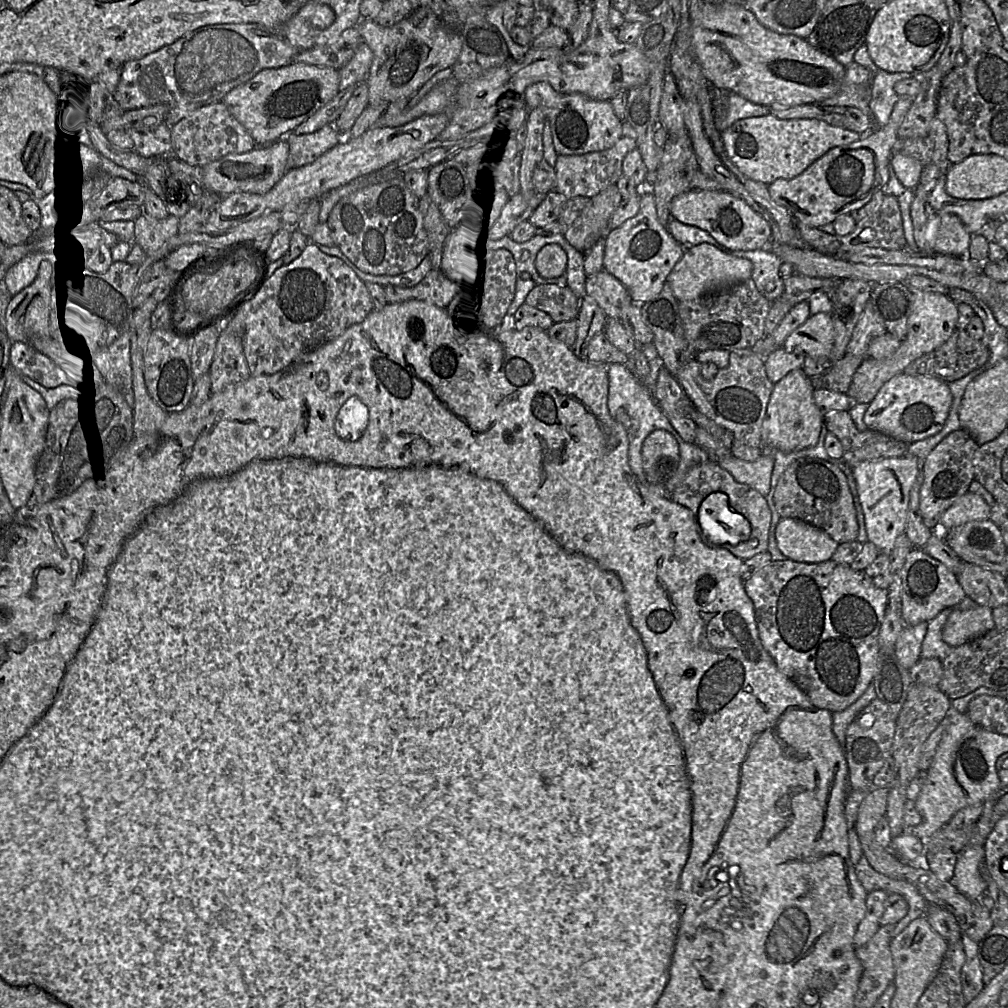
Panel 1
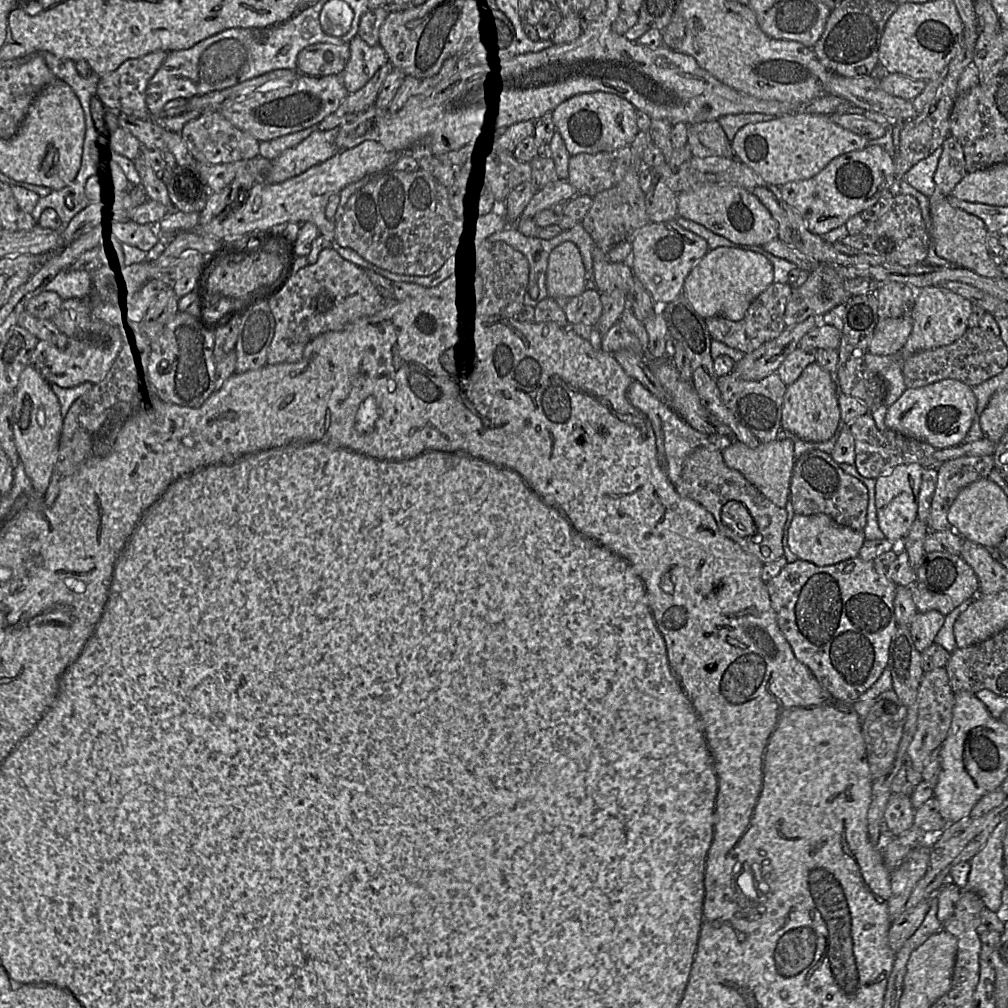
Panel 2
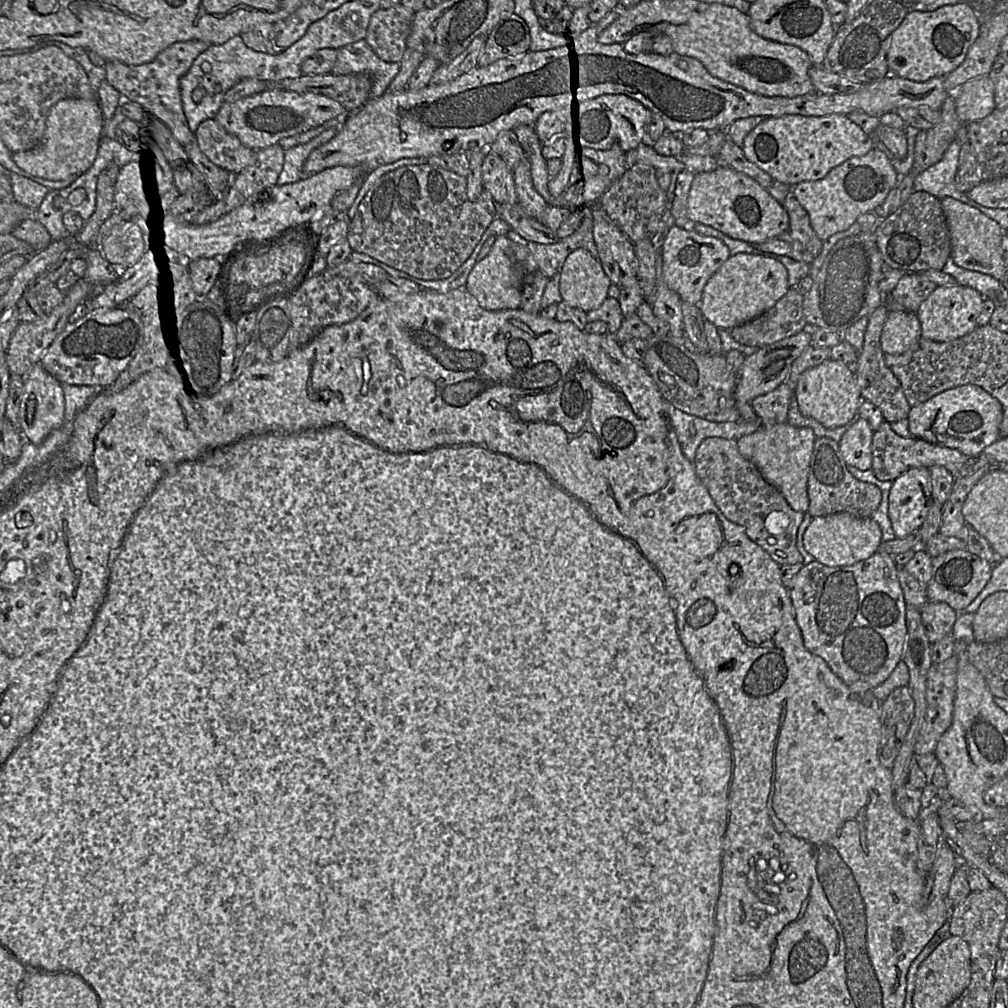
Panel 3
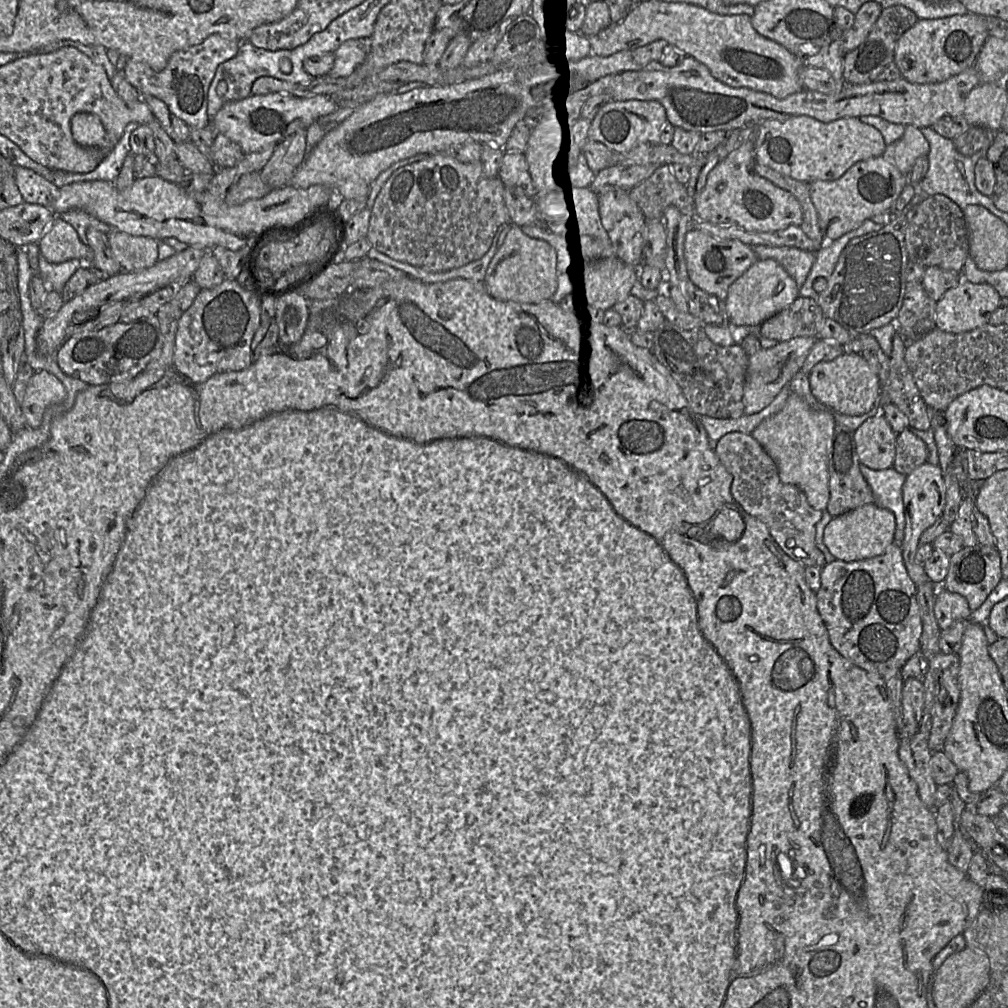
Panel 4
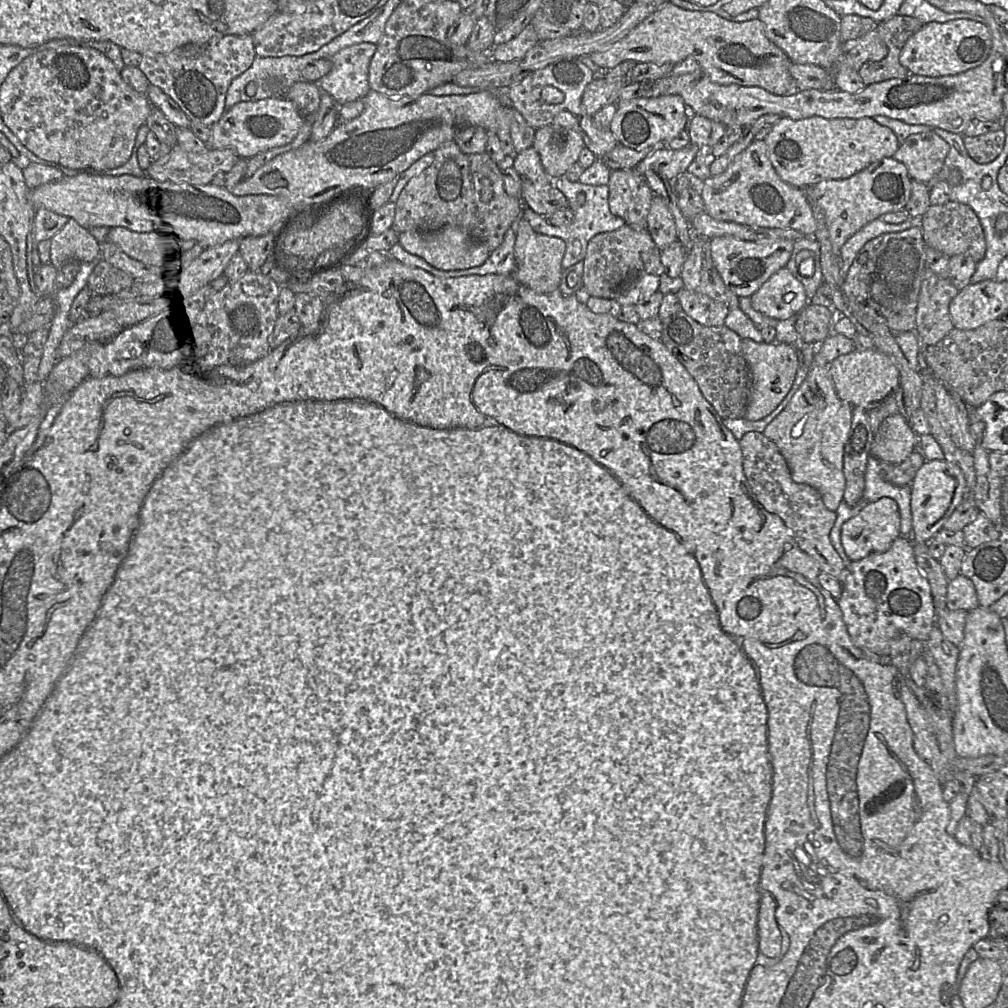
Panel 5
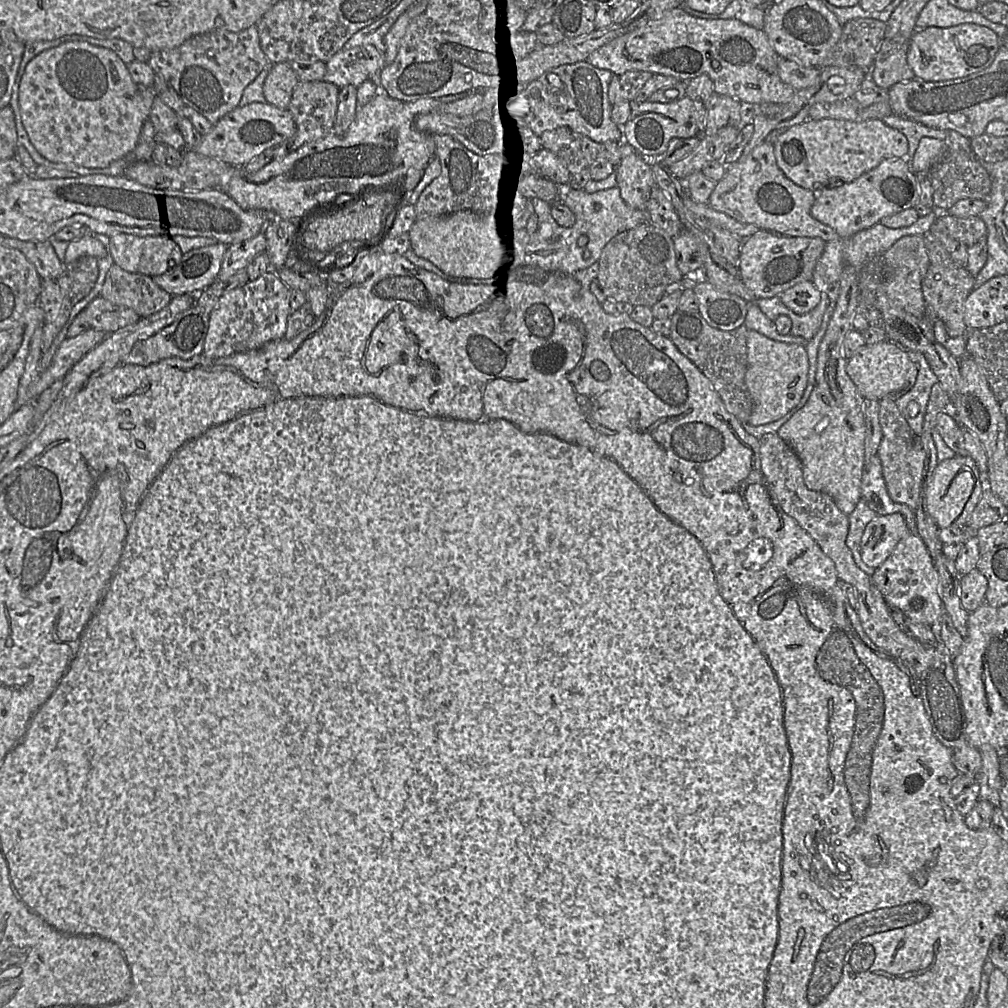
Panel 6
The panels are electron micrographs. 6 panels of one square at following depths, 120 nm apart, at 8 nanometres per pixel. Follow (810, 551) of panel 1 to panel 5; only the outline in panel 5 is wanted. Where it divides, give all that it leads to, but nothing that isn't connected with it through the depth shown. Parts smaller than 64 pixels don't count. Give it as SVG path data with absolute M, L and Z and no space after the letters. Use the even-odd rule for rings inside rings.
M889 498L867 502L864 508L856 516L847 520L841 528L841 544L847 557L853 562L886 552L900 536L899 508L896 502Z

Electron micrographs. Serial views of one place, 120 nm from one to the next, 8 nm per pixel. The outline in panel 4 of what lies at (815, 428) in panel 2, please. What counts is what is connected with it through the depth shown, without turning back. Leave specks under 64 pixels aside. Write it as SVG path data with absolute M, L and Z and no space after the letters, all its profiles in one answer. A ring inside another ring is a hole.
M843 354L831 361L816 364L808 373L814 398L832 413L860 416L877 406L881 388L877 374L859 354Z

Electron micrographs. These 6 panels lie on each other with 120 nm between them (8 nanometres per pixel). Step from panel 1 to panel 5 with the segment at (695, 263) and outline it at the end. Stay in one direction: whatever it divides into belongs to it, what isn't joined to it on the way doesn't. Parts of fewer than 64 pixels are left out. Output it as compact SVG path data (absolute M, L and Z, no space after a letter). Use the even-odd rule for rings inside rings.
M786 268L774 273L750 301L754 310L776 320L796 316L809 303L803 284Z

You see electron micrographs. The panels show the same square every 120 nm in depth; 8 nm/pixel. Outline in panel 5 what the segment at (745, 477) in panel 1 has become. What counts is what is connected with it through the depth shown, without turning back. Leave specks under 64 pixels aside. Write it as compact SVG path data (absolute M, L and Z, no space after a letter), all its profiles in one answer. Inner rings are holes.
M829 363L812 365L788 405L763 431L763 435L776 444L785 458L793 481L816 489L826 508L835 512L843 502L846 484L843 454L852 412L853 407L837 395Z

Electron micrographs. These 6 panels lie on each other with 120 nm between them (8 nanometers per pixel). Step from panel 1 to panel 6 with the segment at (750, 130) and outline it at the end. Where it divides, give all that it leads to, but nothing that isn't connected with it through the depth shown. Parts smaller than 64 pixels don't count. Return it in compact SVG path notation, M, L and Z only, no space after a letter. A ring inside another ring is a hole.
M831 118L808 120L787 128L773 145L777 163L784 174L795 184L811 191L853 182L884 160L906 159L909 150L906 136L886 125L882 119L862 122Z

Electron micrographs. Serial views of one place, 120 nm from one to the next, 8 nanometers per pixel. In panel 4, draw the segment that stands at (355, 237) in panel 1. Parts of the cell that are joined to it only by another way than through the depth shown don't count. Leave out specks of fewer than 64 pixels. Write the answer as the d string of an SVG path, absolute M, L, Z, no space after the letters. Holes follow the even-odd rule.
M445 153L395 170L382 186L371 207L366 239L372 248L390 258L428 272L444 272L482 258L490 249L500 226L510 224L503 201L506 187L498 178L487 178L480 161L461 163Z

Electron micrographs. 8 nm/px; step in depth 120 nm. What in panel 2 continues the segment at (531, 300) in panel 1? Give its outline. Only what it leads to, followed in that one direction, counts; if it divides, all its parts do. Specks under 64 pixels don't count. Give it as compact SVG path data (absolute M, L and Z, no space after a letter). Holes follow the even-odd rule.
M589 287L578 296L554 300L565 312L569 324L596 325L603 311L601 295L594 287Z

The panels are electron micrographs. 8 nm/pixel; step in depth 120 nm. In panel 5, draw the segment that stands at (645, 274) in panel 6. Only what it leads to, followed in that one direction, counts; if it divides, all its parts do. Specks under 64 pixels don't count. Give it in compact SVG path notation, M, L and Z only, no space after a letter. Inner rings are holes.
M624 225L616 231L597 234L589 240L582 261L582 288L591 296L612 298L622 284L637 275L650 274L660 278L665 272L661 253L646 228Z

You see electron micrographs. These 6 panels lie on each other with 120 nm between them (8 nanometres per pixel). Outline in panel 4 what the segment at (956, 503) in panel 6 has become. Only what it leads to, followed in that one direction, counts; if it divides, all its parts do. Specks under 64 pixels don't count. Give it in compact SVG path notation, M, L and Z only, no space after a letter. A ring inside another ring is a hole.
M924 463L907 475L902 487L905 511L904 539L901 544L903 560L909 577L917 585L928 581L923 566L915 561L922 533L932 526L942 515L946 504L946 485L941 468L937 465Z

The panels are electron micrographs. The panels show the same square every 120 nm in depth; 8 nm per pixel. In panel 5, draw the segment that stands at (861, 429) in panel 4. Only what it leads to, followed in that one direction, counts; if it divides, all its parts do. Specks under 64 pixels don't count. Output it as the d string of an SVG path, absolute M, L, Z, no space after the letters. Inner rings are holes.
M903 415L888 416L874 433L870 454L880 462L900 464L917 448L917 438Z

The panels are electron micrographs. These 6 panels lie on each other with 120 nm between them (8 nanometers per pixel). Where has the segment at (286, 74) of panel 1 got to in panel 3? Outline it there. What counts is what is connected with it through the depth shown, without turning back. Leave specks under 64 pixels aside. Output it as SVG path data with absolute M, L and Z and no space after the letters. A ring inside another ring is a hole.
M277 88L226 101L214 119L245 146L258 151L278 144L281 139L306 132L328 120L342 117L345 120L346 116L346 109L340 103L324 95Z

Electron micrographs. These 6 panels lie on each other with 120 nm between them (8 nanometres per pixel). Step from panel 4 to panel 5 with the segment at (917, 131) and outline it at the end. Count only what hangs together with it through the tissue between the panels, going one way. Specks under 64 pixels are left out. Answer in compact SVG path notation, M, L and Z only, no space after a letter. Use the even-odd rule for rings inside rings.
M918 133L907 137L893 158L903 163L913 181L931 183L944 166L949 144L934 133Z

